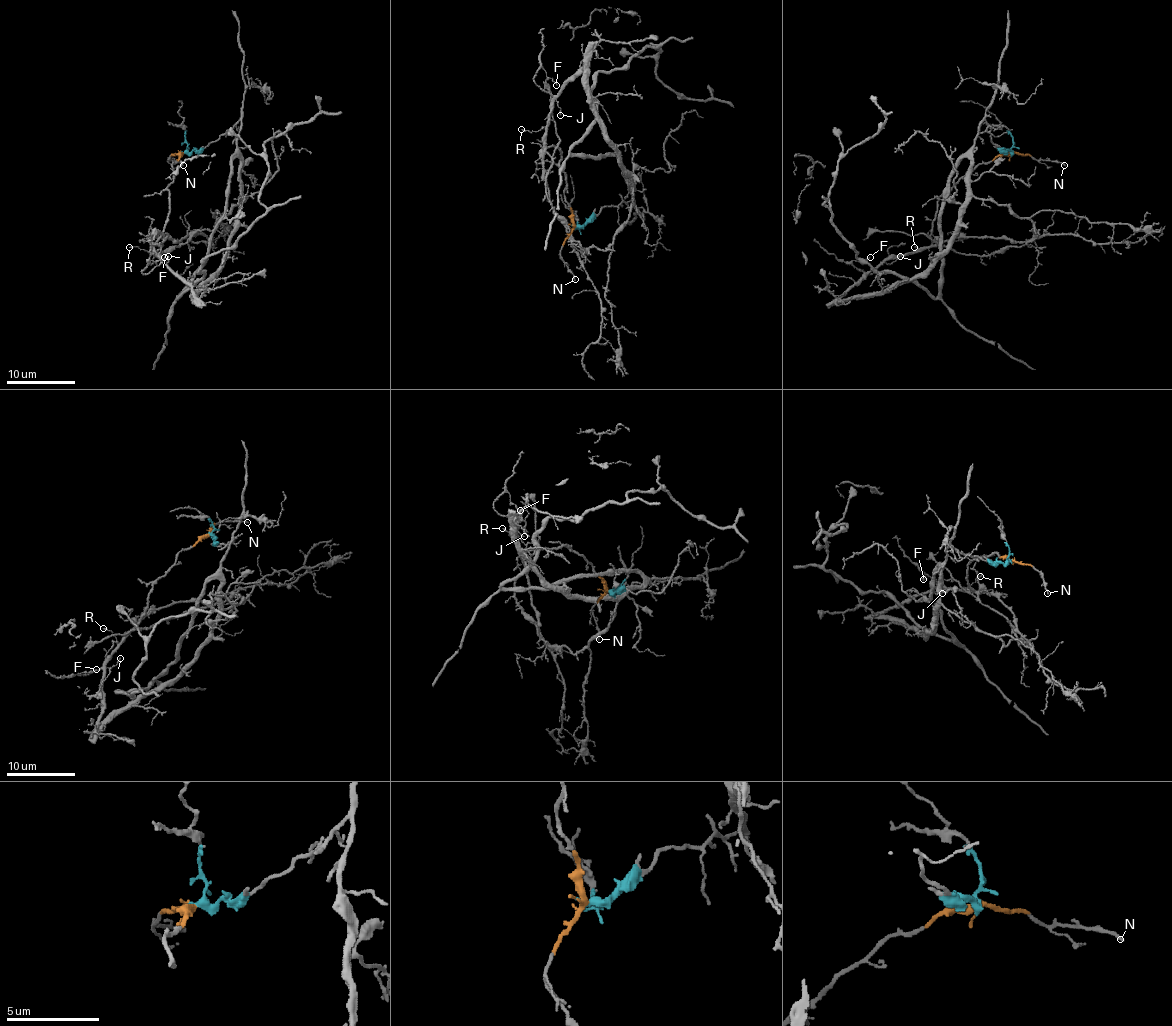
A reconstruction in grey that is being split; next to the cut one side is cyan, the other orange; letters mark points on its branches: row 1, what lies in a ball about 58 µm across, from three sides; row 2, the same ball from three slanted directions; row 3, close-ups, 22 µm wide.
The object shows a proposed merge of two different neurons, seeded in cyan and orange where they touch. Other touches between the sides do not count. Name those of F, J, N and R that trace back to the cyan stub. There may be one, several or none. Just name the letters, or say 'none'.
none

